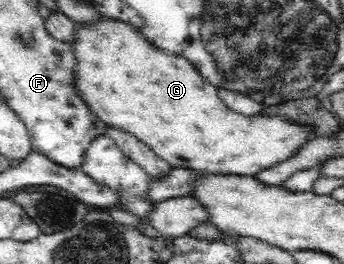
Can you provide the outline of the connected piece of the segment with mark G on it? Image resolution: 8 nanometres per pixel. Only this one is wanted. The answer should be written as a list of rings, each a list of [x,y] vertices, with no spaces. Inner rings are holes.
[[[102,17],[97,24],[93,26],[77,26],[77,32],[75,32],[75,38],[73,38],[73,43],[75,43],[75,56],[78,60],[78,78],[77,80],[77,91],[81,93],[85,103],[91,107],[91,111],[95,111],[95,114],[99,115],[106,125],[113,125],[115,128],[121,130],[127,130],[131,134],[135,135],[140,141],[147,144],[147,146],[153,149],[153,152],[168,162],[171,168],[189,168],[190,170],[195,170],[197,172],[208,172],[211,174],[220,175],[239,175],[239,176],[257,176],[259,172],[263,170],[269,170],[277,164],[283,163],[283,160],[289,160],[289,158],[295,158],[303,146],[307,146],[307,142],[311,142],[312,139],[318,138],[317,129],[311,127],[311,125],[303,125],[303,123],[295,123],[295,121],[288,121],[280,116],[263,116],[261,114],[255,116],[243,115],[243,113],[238,113],[229,108],[223,100],[219,100],[217,92],[215,92],[215,85],[207,82],[197,70],[195,66],[185,60],[182,56],[177,56],[175,53],[167,53],[155,45],[152,45],[138,30],[128,26],[123,22],[118,22],[118,20],[109,20],[108,18]]]

